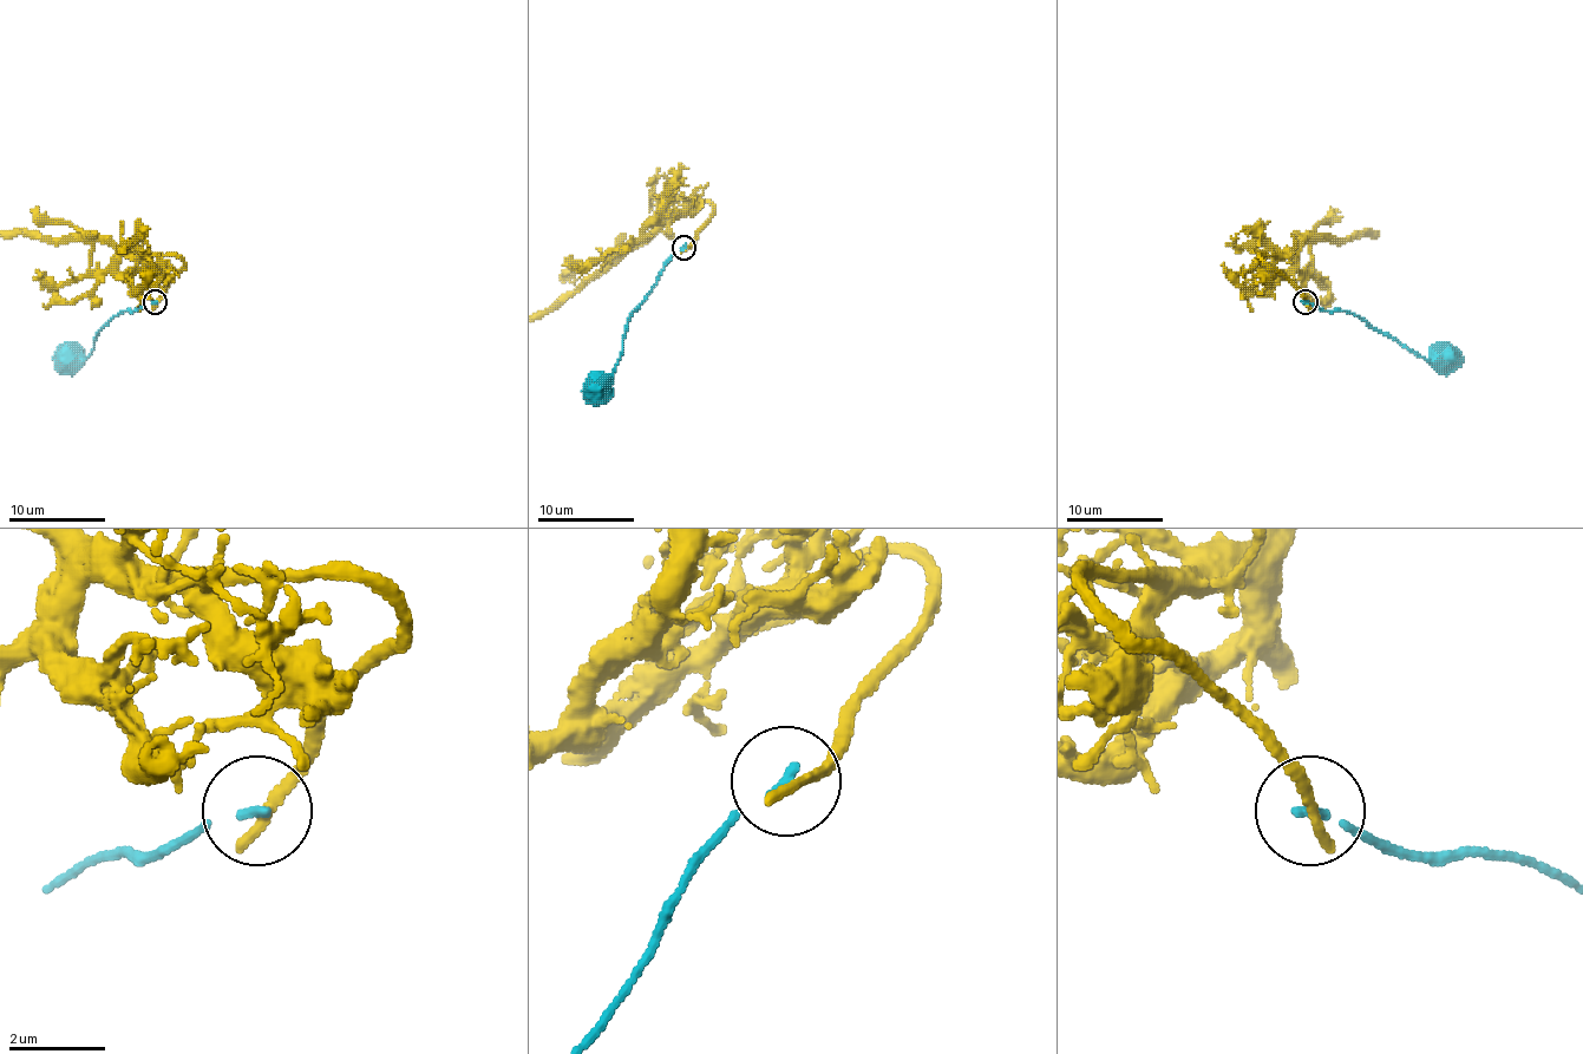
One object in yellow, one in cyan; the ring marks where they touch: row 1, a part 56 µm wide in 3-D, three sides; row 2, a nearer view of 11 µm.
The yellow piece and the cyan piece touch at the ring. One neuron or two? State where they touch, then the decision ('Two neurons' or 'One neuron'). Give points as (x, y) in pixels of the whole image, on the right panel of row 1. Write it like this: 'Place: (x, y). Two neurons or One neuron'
Place: (1306, 302). Two neurons

